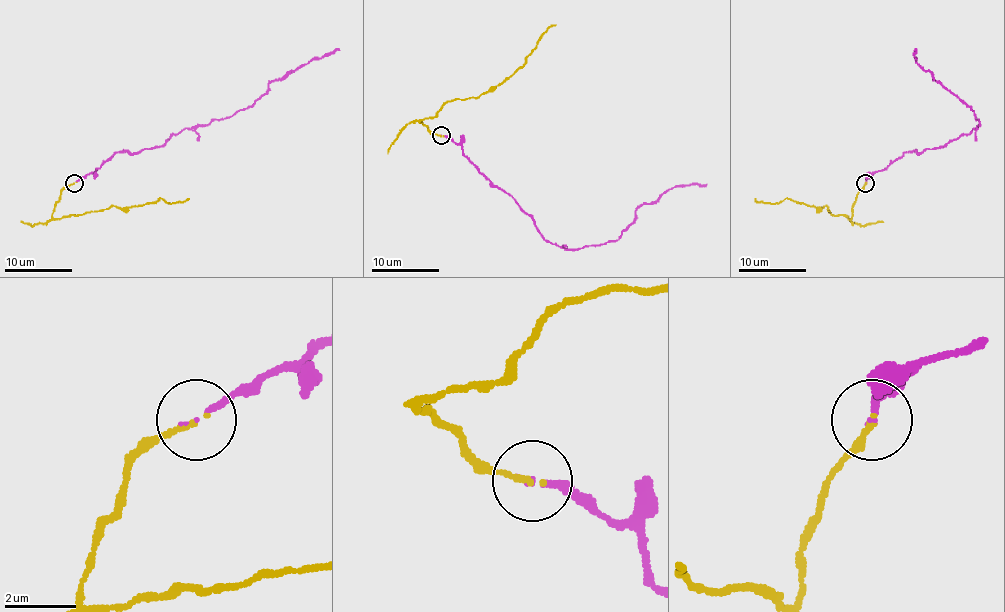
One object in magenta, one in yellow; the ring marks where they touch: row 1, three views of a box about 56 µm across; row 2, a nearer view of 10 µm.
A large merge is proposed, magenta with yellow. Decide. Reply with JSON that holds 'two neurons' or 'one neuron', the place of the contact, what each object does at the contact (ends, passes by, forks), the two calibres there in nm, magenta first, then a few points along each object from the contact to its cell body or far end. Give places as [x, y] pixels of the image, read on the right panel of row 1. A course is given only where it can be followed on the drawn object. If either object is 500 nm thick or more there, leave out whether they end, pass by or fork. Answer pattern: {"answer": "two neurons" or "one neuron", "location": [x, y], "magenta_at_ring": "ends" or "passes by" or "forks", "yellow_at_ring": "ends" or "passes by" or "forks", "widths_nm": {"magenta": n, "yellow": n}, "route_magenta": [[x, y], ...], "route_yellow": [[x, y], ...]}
{"answer": "two neurons", "location": [865, 183], "magenta_at_ring": "ends", "yellow_at_ring": "ends", "widths_nm": {"magenta": 140, "yellow": 150}, "route_magenta": [[865, 182], [906, 152], [943, 147], [978, 125], [972, 110], [916, 60], [916, 49]], "route_yellow": [[865, 182], [850, 218], [829, 213], [826, 206], [807, 206], [785, 198], [779, 203], [758, 203], [755, 198]]}

